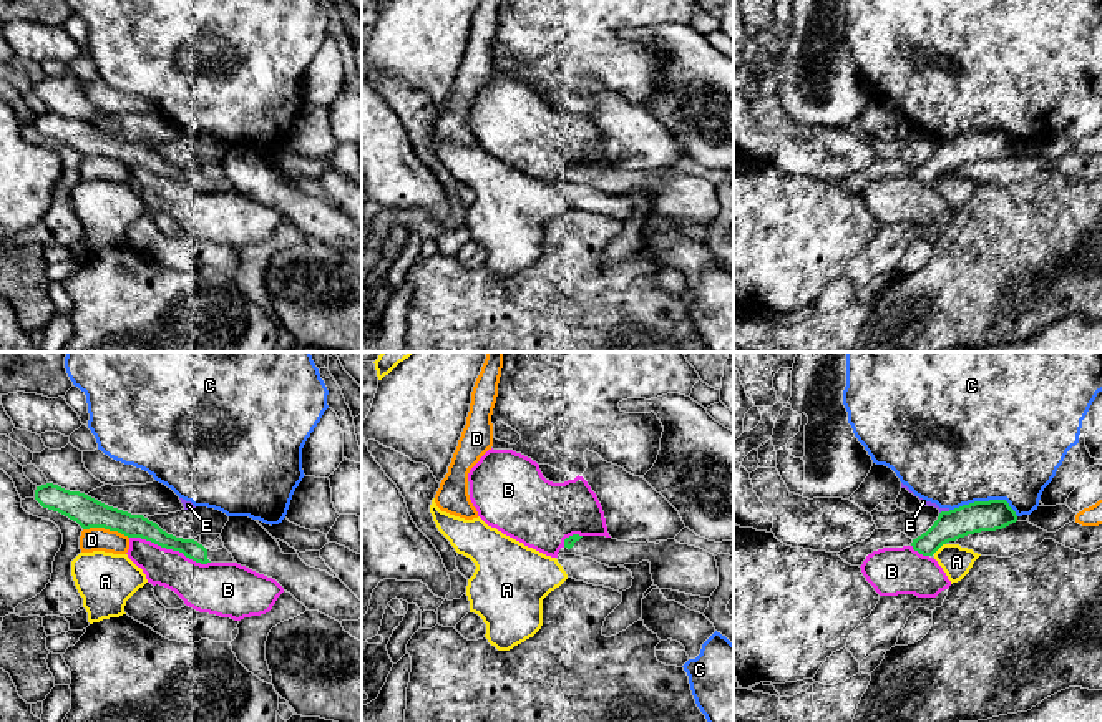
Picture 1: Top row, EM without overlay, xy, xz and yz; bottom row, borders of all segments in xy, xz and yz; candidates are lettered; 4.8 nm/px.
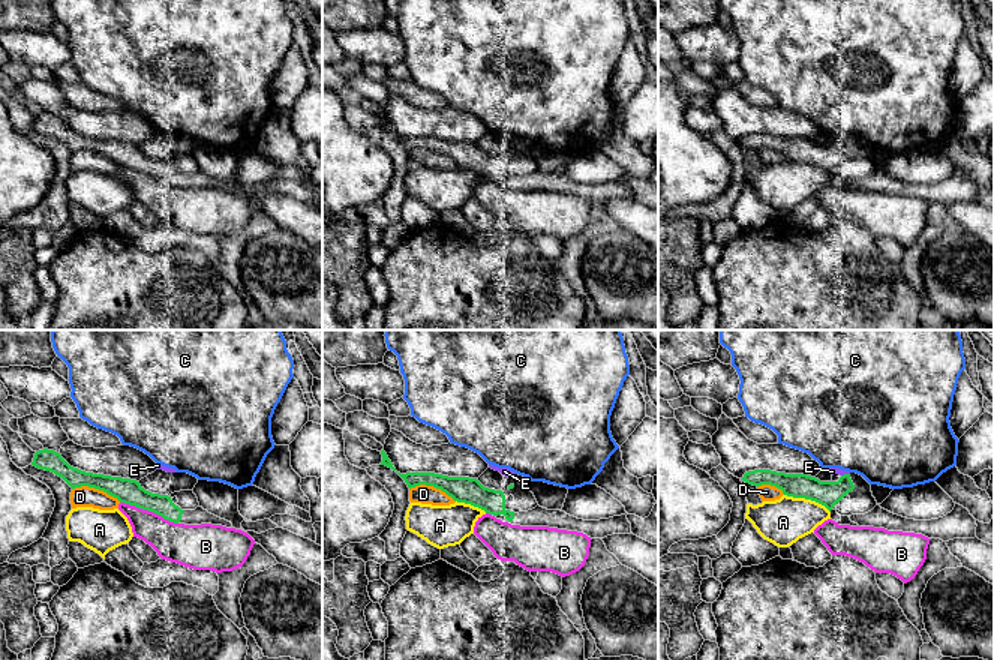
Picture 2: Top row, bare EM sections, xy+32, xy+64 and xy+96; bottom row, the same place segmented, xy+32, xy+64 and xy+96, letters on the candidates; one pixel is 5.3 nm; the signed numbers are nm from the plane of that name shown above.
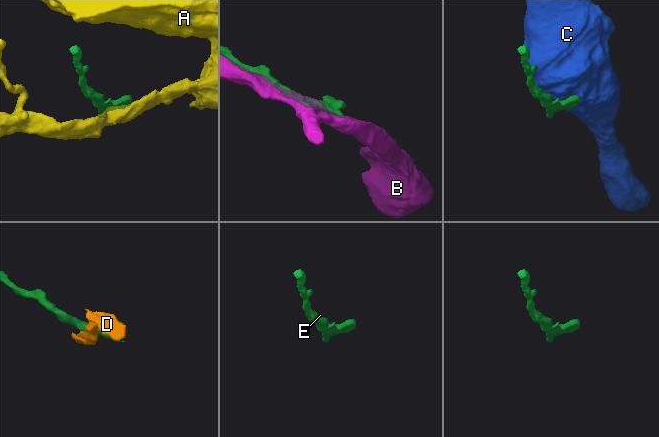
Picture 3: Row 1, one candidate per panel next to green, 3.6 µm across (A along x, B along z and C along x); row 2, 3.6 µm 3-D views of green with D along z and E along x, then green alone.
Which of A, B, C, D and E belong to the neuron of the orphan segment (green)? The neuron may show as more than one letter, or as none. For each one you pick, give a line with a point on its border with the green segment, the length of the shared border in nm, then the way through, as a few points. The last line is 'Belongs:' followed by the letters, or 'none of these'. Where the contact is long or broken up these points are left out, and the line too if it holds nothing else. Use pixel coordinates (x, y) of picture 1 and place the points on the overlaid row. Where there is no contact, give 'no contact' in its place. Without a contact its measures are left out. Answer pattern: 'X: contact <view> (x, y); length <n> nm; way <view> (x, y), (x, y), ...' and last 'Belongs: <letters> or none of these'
Belongs: none of these

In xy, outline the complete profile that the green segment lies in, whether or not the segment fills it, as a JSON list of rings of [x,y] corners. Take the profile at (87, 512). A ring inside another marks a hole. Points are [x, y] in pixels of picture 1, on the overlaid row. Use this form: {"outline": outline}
{"outline": [[[46,483],[37,486],[35,500],[43,508],[58,511],[76,521],[83,529],[105,528],[110,531],[118,531],[128,538],[141,538],[161,548],[179,551],[186,558],[201,564],[236,563],[226,548],[217,551],[206,549],[194,539],[183,539],[168,534],[143,515],[131,515],[128,511],[108,506],[80,491],[70,491],[58,485]]]}

